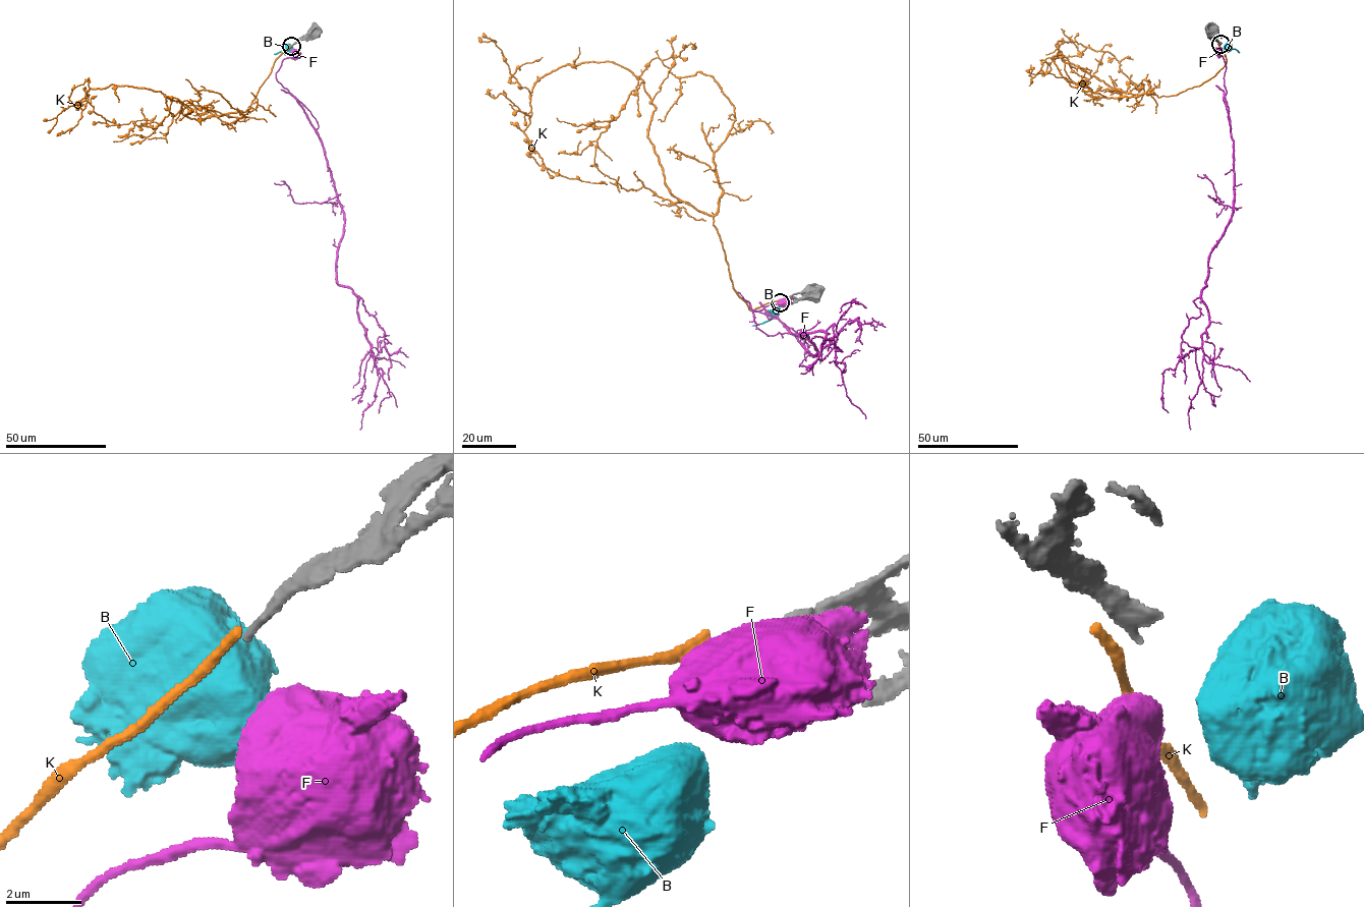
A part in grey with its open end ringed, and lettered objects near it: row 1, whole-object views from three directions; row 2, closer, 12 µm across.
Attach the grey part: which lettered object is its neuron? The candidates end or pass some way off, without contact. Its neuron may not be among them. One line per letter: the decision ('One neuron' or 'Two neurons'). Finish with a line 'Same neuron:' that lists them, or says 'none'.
B: Two neurons
F: Two neurons
K: Two neurons
Same neuron: none

